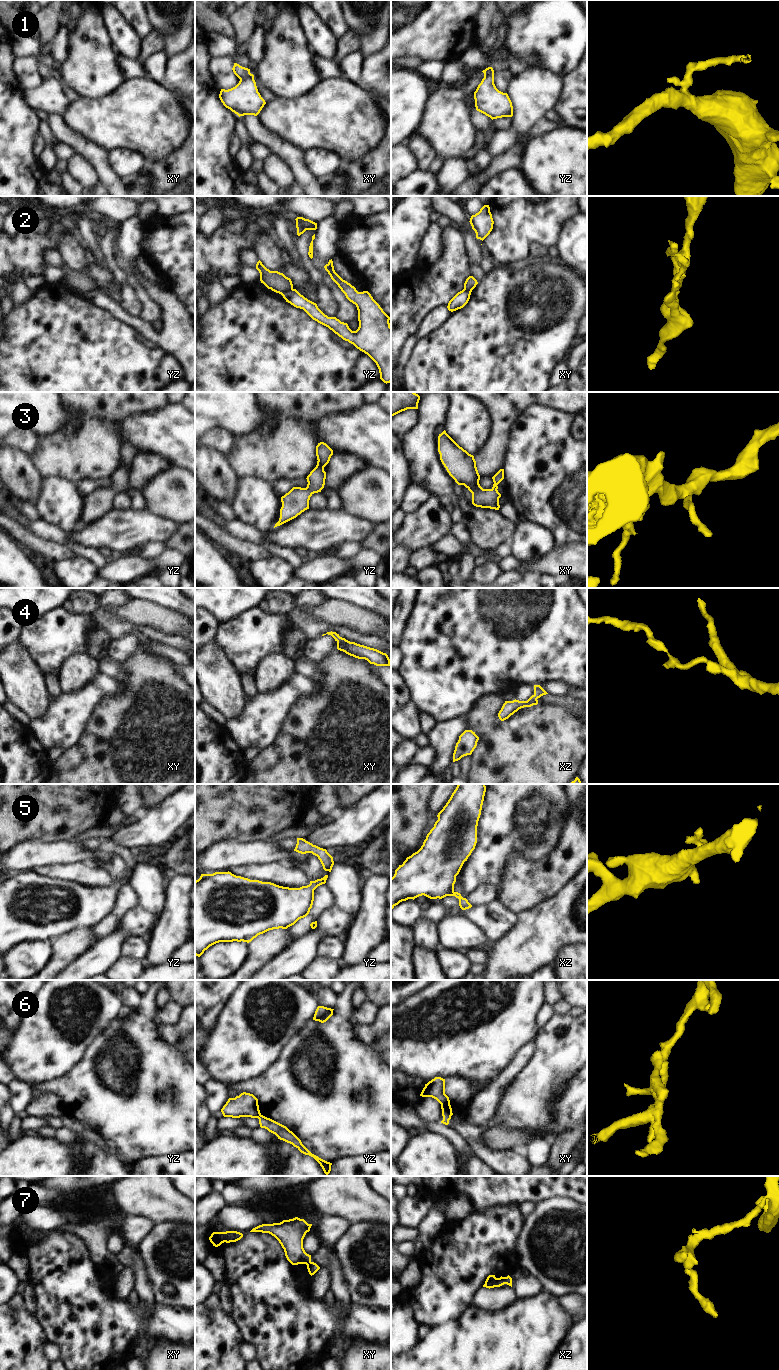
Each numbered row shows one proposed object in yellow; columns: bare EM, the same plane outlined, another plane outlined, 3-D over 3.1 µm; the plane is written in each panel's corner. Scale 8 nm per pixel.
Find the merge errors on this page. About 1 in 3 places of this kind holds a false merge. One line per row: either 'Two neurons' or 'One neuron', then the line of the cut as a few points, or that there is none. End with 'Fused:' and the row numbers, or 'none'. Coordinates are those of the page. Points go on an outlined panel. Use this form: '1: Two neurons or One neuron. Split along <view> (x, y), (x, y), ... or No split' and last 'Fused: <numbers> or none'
1: One neuron. No split
2: Two neurons. Split along yz (292, 288), (281, 294)
3: One neuron. No split
4: One neuron. No split
5: One neuron. No split
6: One neuron. No split
7: One neuron. No split
Fused: 2.

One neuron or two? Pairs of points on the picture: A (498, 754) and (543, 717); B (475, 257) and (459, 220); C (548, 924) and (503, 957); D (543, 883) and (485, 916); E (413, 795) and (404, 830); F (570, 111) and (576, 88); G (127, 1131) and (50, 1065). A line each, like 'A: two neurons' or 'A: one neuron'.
A: one neuron
B: one neuron
C: one neuron
D: two neurons
E: one neuron
F: one neuron
G: two neurons

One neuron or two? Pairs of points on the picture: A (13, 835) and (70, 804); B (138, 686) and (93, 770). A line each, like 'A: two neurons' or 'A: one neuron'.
A: one neuron
B: one neuron

